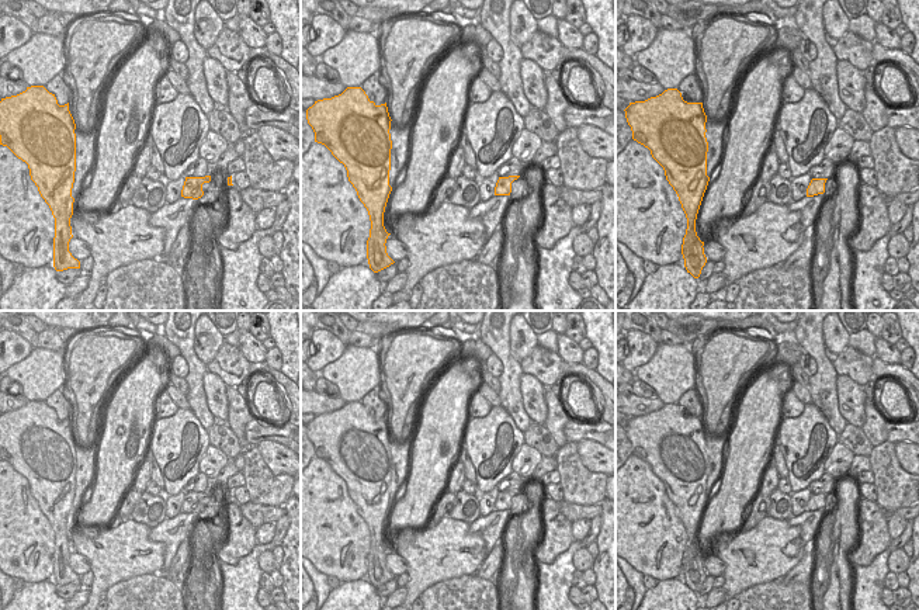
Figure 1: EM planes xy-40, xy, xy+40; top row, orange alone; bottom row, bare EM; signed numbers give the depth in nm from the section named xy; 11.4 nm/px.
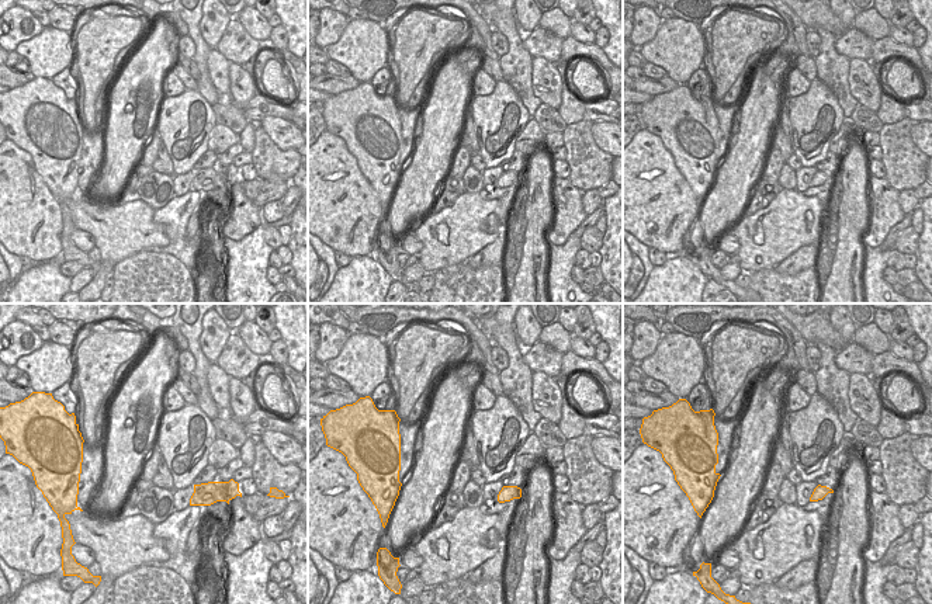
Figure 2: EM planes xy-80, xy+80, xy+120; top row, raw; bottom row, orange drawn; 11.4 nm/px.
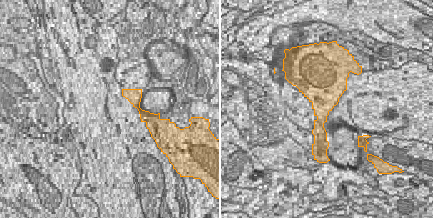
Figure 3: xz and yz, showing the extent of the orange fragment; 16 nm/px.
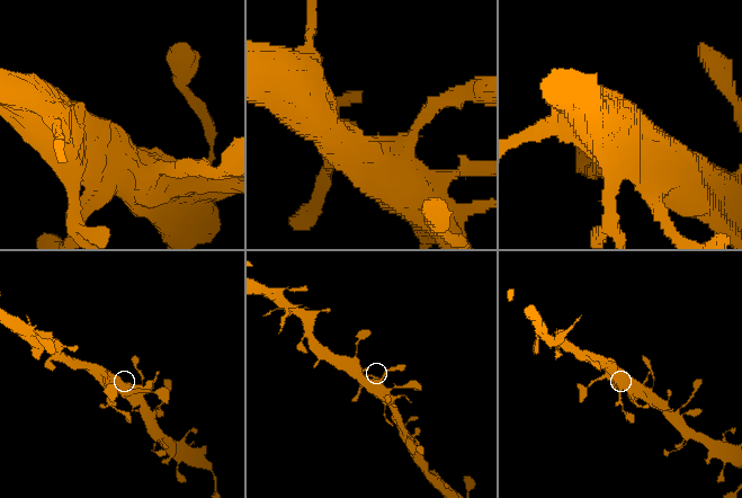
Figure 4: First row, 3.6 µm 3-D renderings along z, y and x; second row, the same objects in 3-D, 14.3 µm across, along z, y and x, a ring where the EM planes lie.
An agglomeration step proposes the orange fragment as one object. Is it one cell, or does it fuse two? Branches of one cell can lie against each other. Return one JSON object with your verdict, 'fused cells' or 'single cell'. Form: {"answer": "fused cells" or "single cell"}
{"answer": "single cell"}

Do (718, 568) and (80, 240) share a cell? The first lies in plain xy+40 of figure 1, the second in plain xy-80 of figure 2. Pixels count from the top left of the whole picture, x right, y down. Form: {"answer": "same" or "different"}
{"answer": "same"}

